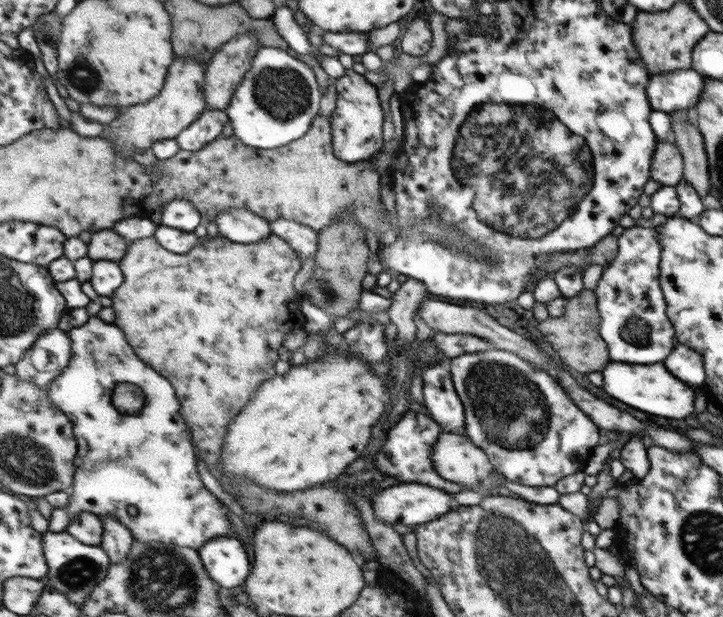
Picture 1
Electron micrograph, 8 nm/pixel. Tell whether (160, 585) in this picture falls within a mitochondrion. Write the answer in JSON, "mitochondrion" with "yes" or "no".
{"mitochondrion":"yes"}

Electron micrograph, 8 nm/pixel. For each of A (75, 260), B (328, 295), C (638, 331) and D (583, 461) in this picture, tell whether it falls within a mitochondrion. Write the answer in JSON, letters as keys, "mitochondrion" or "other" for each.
{"A":"other","B":"mitochondrion","C":"mitochondrion","D":"other"}

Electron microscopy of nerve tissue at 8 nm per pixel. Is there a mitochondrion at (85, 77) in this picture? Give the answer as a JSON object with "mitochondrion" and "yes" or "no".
{"mitochondrion":"yes"}

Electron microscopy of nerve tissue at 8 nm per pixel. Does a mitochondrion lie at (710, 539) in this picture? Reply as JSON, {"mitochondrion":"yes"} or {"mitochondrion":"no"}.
{"mitochondrion":"yes"}

